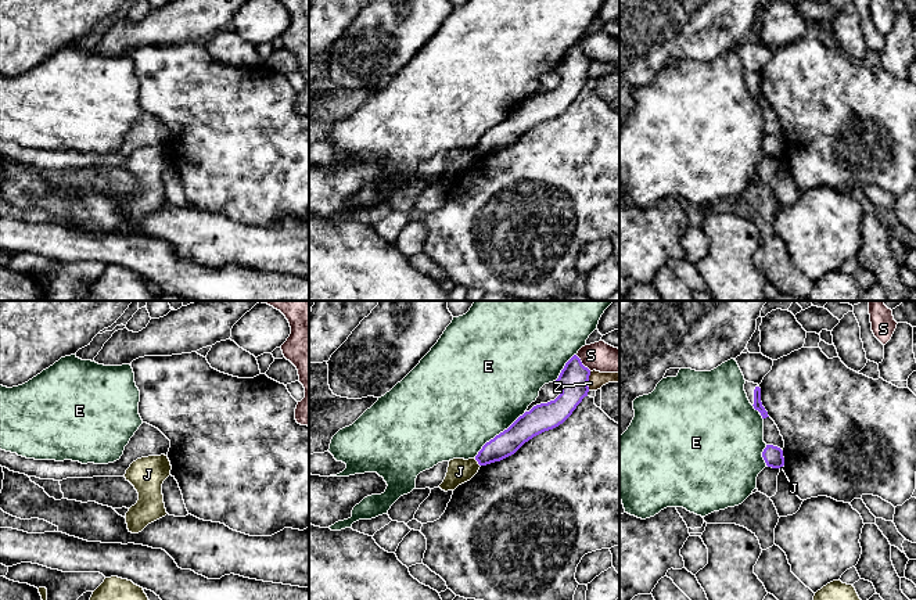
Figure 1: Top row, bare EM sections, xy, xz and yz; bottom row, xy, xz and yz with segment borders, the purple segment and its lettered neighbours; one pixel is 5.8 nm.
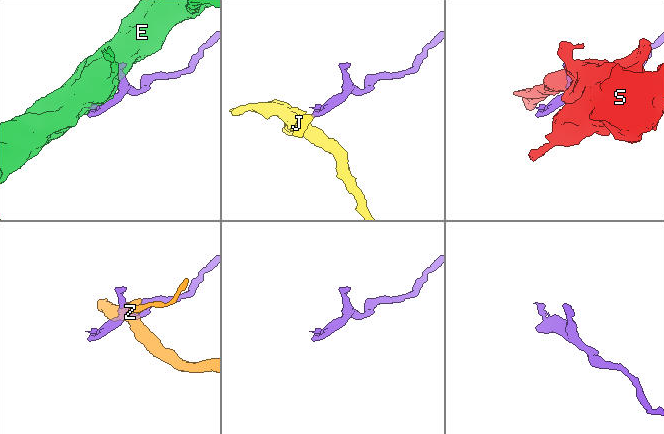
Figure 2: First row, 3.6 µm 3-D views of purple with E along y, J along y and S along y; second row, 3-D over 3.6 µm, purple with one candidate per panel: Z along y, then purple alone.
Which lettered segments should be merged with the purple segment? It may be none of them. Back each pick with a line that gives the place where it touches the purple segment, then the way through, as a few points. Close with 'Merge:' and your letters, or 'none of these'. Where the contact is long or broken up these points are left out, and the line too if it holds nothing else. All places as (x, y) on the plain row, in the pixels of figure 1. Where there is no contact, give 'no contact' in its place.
Merge: none of these

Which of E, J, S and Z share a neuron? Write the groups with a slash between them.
E / J / S / Z

